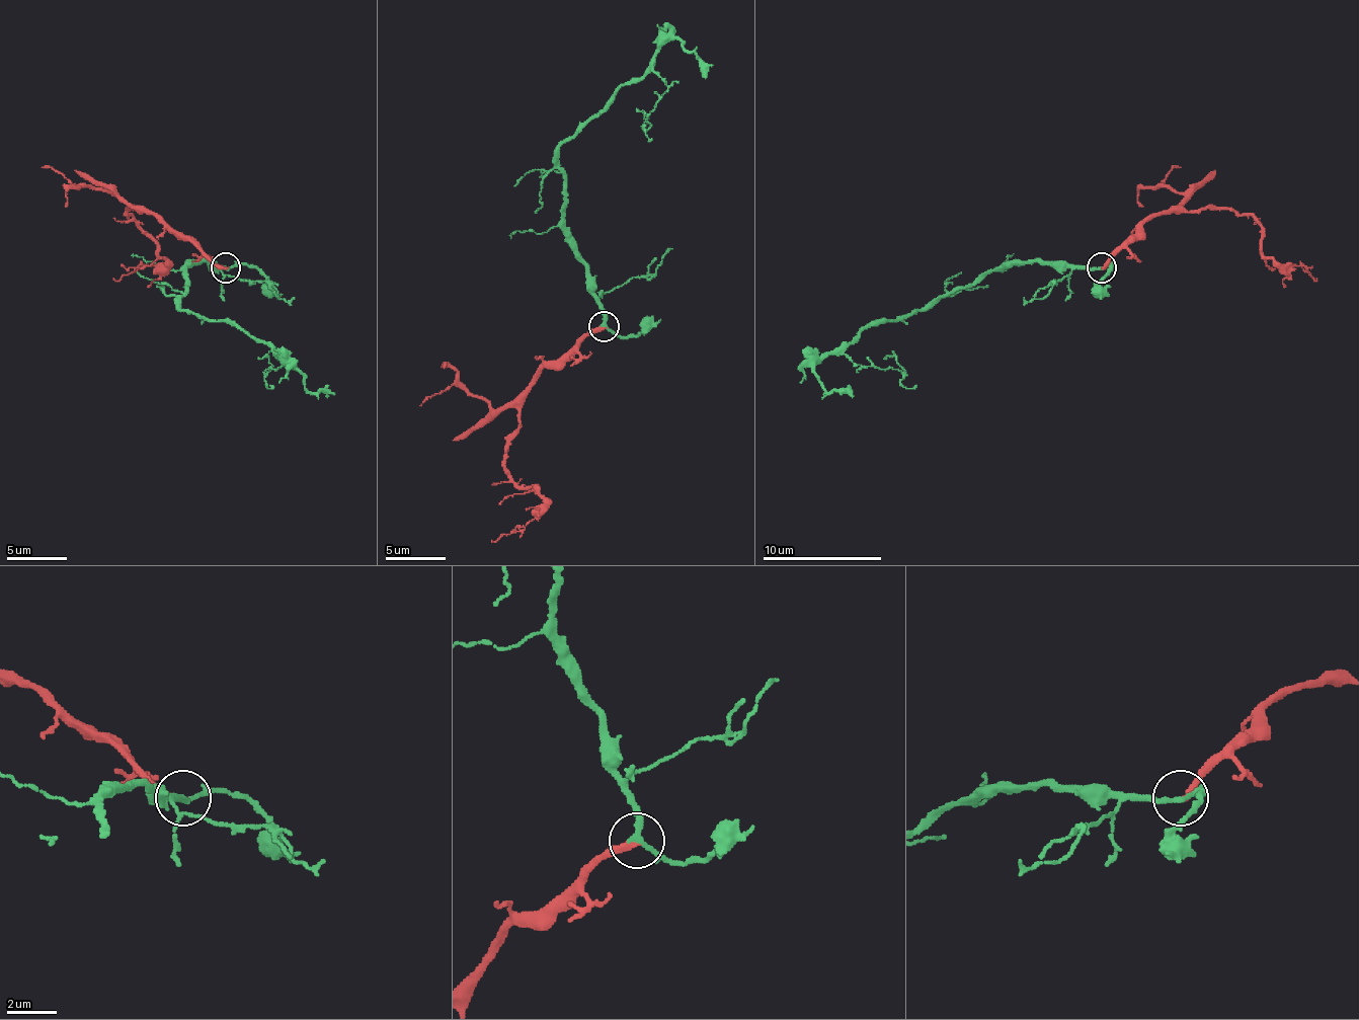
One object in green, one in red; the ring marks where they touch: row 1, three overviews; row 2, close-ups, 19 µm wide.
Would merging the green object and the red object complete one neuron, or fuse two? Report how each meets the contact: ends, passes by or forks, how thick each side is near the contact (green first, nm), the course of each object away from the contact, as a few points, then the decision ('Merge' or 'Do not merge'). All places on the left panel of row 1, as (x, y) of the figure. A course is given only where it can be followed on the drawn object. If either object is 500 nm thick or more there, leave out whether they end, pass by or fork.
At the ring green passes by. At the ring red ends. Thickness 200 nm (green) against 260 nm. Course of green: (225, 266), (194, 260), (185, 269), (179, 308), (210, 320), (231, 320), (278, 354), (302, 383), (329, 395). Course of red: (225, 266), (216, 266), (188, 239), (138, 207), (126, 213), (156, 242), (156, 254), (165, 263), (113, 279). Merge

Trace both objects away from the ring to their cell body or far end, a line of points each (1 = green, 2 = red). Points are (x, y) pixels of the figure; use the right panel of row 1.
1: (1101, 266), (1011, 260), (897, 320), (874, 320), (850, 344), (825, 354), (813, 365), (828, 392), (853, 395)
2: (1104, 266), (1148, 219), (1211, 207), (1244, 213), (1262, 228), (1262, 254), (1283, 263), (1303, 266), (1315, 279)

